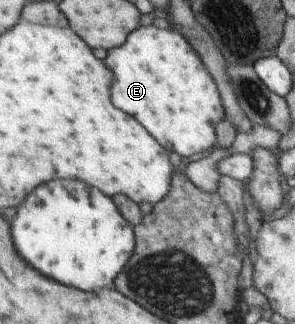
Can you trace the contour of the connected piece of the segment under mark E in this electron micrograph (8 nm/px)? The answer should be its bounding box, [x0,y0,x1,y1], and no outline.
[102,26,223,158]

